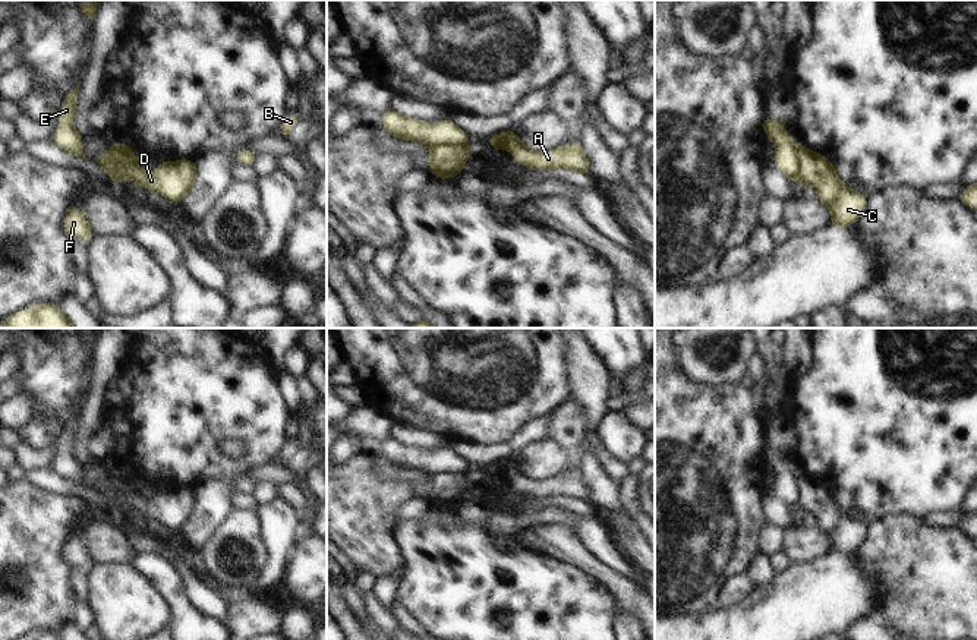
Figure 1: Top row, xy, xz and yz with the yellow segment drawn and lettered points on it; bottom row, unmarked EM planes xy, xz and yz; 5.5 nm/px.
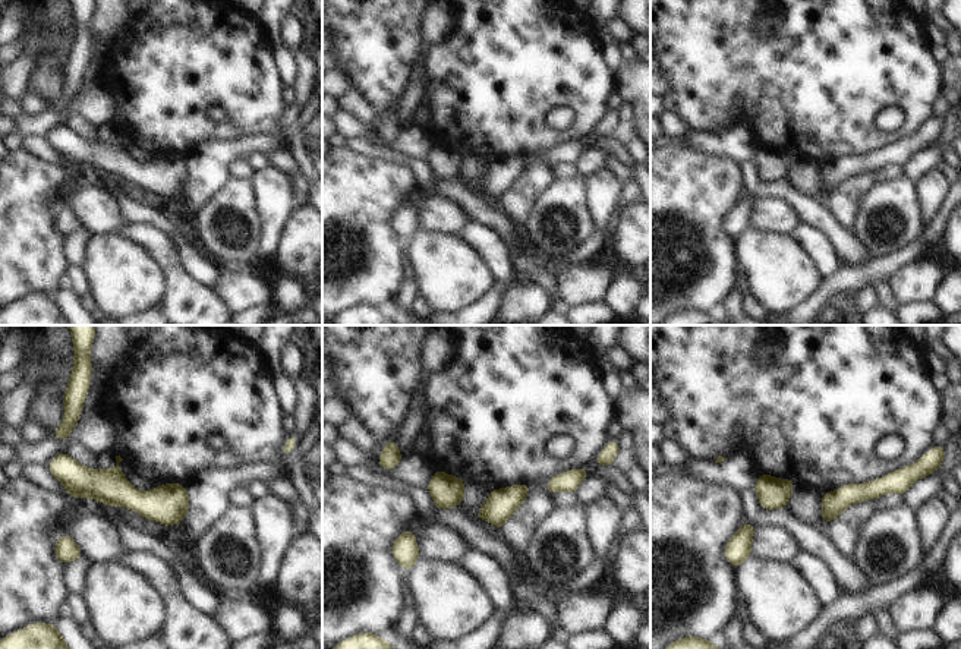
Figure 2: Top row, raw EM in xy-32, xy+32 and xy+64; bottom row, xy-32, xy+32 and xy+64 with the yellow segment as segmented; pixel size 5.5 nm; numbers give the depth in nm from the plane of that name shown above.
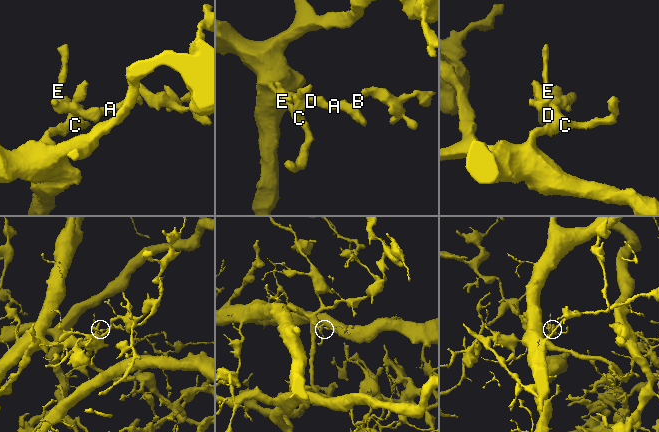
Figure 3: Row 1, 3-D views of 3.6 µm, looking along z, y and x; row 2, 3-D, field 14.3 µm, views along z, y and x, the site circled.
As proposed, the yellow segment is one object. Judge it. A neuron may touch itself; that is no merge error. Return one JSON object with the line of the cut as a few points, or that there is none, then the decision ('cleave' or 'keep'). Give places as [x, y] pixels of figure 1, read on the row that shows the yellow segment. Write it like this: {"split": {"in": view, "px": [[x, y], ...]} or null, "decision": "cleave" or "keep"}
{"split": {"in": "xy", "px": [[112, 147], [113, 160], [123, 169], [123, 173], [114, 180]]}, "decision": "cleave"}

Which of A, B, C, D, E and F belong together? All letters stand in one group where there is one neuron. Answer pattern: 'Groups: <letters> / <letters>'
Groups: A B D E / C F

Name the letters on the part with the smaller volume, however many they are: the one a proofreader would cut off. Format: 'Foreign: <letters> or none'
Foreign: A, B, D, E

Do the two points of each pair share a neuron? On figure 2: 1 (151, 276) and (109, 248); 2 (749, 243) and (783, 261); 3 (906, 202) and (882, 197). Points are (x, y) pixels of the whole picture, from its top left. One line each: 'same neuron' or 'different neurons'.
1: same neuron
2: same neuron
3: same neuron

